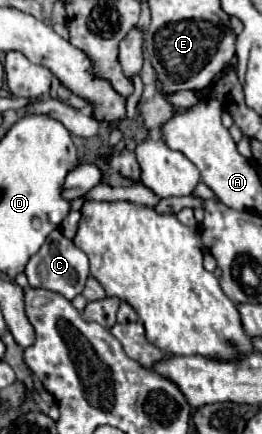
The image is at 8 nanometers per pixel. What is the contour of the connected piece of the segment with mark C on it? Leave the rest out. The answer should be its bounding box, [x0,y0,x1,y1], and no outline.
[25,229,89,299]

